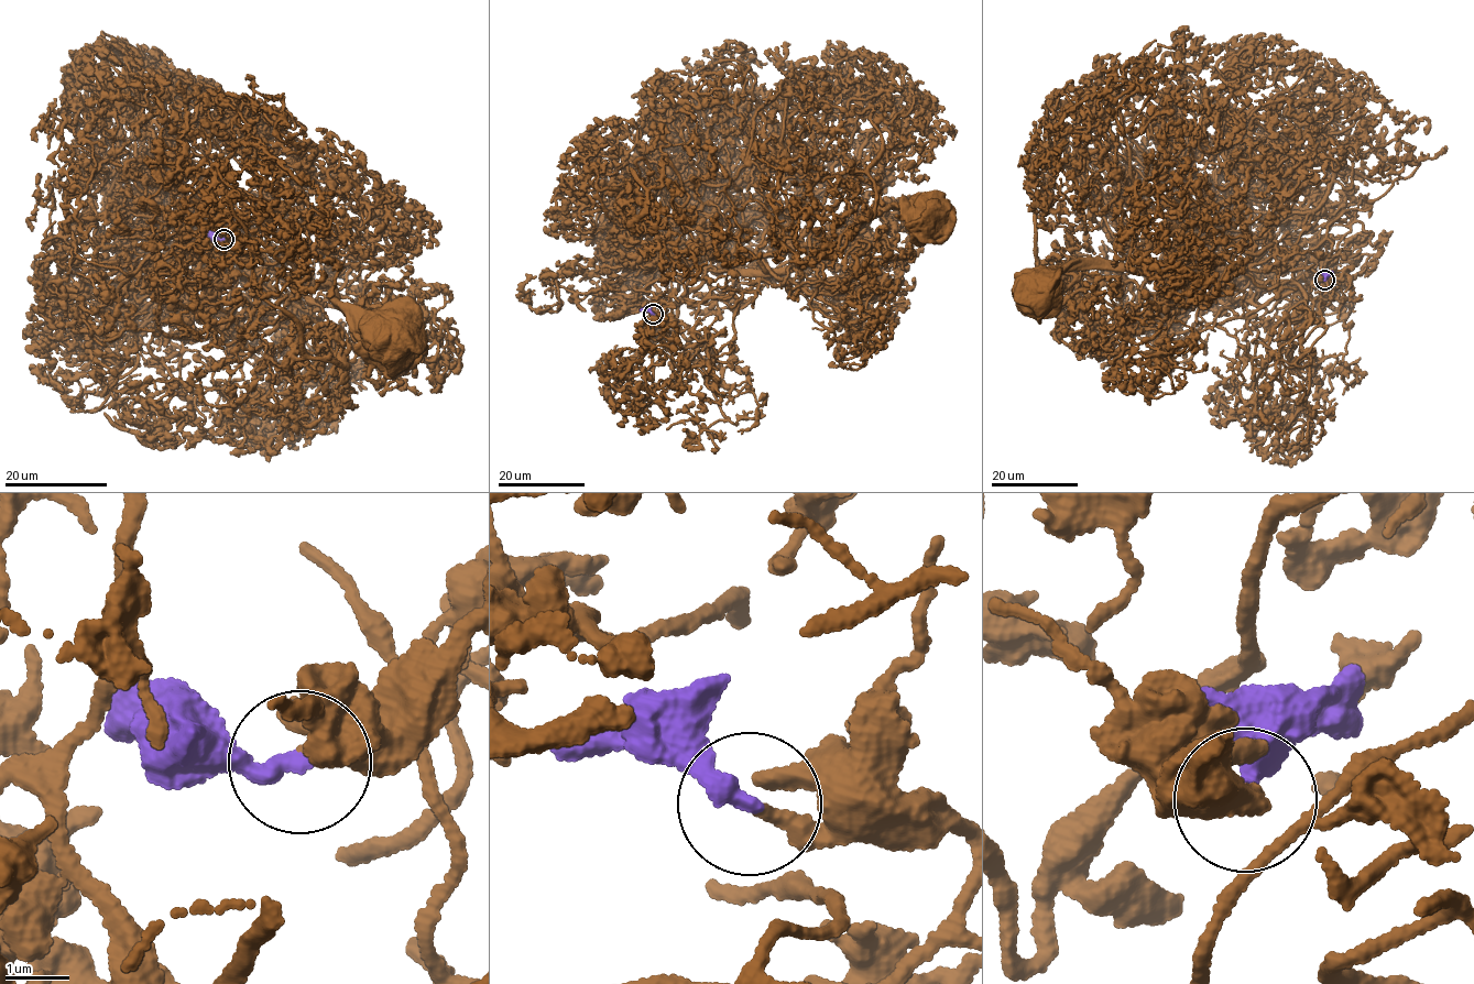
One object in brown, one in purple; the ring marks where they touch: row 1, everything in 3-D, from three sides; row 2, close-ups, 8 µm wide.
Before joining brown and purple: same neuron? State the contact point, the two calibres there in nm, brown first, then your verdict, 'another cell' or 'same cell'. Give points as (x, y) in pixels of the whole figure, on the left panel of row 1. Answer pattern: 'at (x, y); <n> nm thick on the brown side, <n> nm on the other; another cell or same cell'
at (224, 239); 260 nm thick on the brown side, 320 nm on the other; same cell

